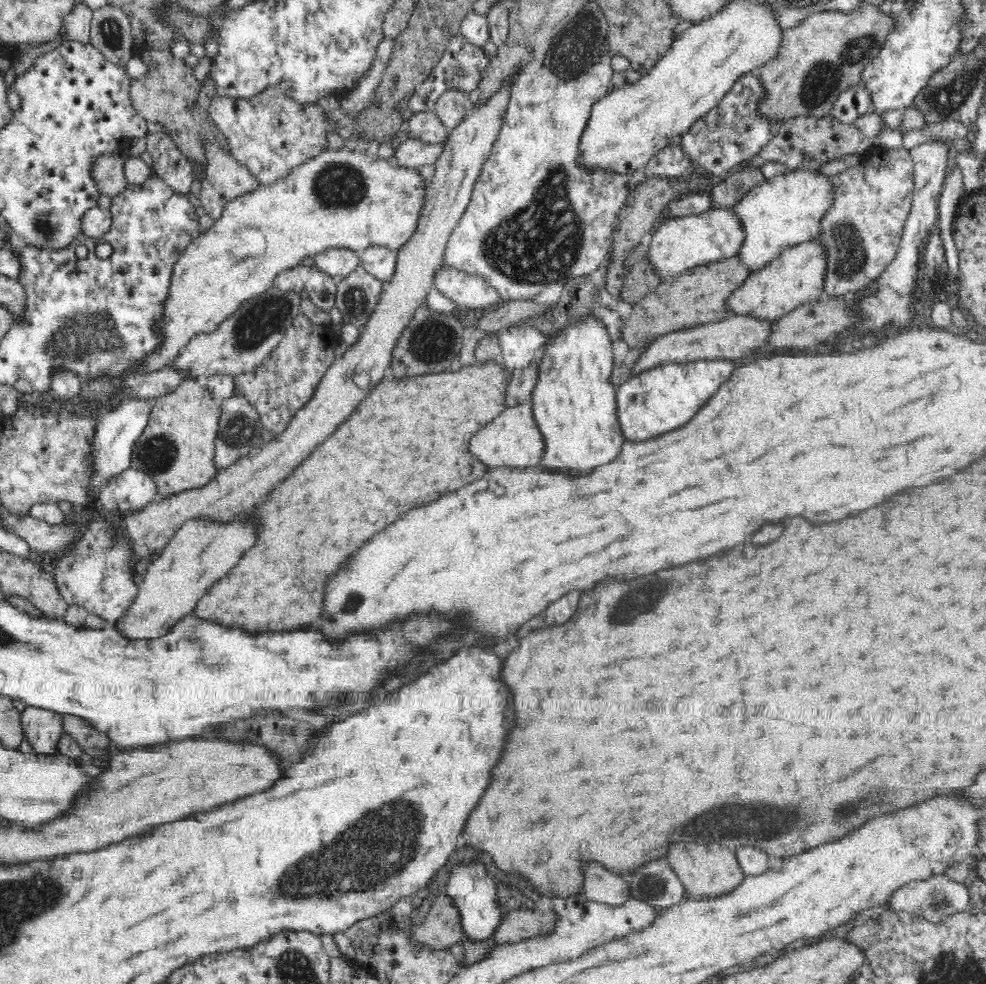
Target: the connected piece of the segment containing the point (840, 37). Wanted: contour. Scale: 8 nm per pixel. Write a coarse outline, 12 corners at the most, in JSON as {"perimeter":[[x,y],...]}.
{"perimeter":[[862,3],[785,30],[758,69],[773,126],[828,115],[893,27]]}

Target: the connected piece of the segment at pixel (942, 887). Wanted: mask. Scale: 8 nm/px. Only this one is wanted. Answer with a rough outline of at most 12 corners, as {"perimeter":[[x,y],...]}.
{"perimeter":[[944,873],[904,885],[889,909],[934,922],[966,912],[968,888]]}

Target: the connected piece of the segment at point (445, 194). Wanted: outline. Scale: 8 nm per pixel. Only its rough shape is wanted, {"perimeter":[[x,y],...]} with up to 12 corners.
{"perimeter":[[514,75],[450,132],[358,340],[271,442],[127,514],[148,558],[264,504],[385,377],[443,268]]}

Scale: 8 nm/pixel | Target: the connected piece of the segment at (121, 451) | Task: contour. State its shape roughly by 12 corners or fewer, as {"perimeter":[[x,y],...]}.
{"perimeter":[[151,400],[103,413],[89,440],[90,487],[131,468]]}

